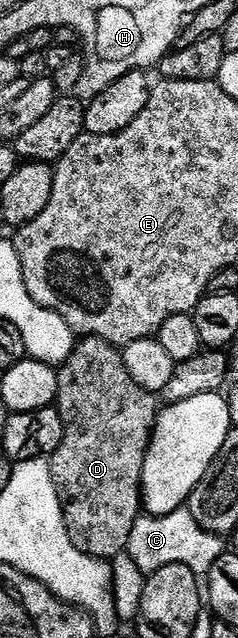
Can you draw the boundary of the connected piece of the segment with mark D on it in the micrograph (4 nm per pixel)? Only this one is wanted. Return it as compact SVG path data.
M82 337L75 342L72 353L57 368L58 397L56 406L66 425L66 432L48 462L58 500L62 506L64 521L72 544L82 554L113 561L126 551L132 537L132 525L136 525L143 510L142 474L144 457L154 436L154 423L158 420L160 399L148 389L140 389L132 381L132 373L122 360L122 353L114 344L93 337Z

